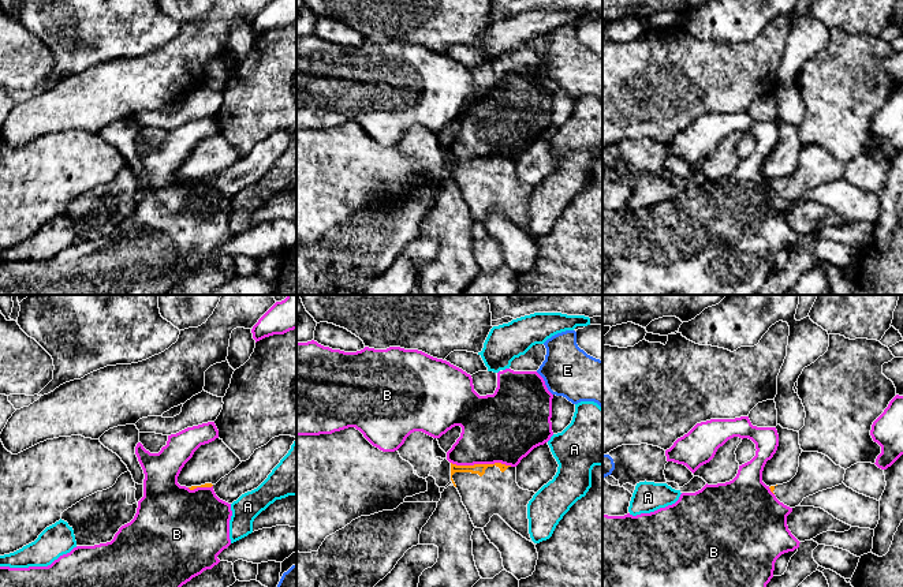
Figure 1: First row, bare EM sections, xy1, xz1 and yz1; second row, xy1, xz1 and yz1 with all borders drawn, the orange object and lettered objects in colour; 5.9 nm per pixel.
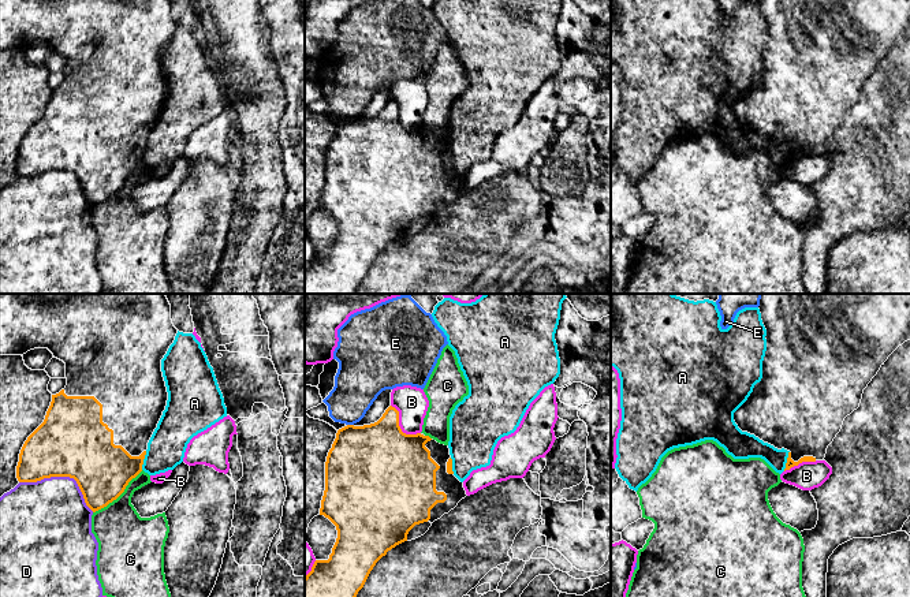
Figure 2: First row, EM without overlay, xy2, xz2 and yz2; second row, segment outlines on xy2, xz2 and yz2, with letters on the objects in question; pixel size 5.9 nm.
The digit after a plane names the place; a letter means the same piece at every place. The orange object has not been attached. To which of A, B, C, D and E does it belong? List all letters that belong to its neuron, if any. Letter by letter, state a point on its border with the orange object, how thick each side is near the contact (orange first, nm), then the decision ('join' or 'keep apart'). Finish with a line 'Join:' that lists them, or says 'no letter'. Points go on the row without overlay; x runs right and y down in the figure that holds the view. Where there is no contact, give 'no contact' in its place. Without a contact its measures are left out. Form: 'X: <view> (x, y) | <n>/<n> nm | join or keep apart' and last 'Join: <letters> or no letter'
A: yz2 (787, 155) | 50/140 nm | keep apart
B: xz1 (481, 159) | 60/420 nm | keep apart
C: xy2 (119, 189) | 340/320 nm | keep apart
D: xy2 (63, 170) | 420/440 nm | keep apart
E: xz2 (350, 119) | 460/280 nm | keep apart
Join: no letter

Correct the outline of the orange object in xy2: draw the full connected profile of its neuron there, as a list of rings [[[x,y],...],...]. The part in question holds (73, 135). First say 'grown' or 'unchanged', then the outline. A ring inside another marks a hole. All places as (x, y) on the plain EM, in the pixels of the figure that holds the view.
grown; [[[0,0],[0,49],[48,42],[66,57],[67,79],[52,89],[44,116],[25,135],[16,160],[18,175],[74,172],[93,206],[116,194],[142,165],[148,137],[165,104],[168,86],[161,53],[176,27],[171,0]]]

